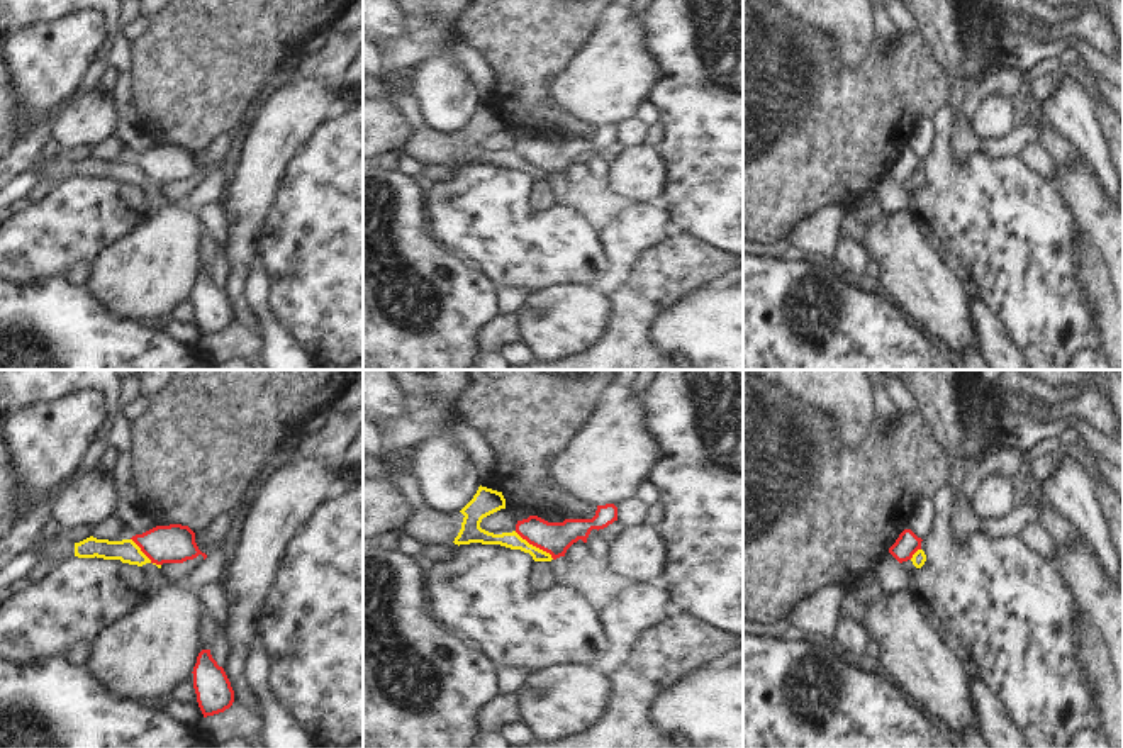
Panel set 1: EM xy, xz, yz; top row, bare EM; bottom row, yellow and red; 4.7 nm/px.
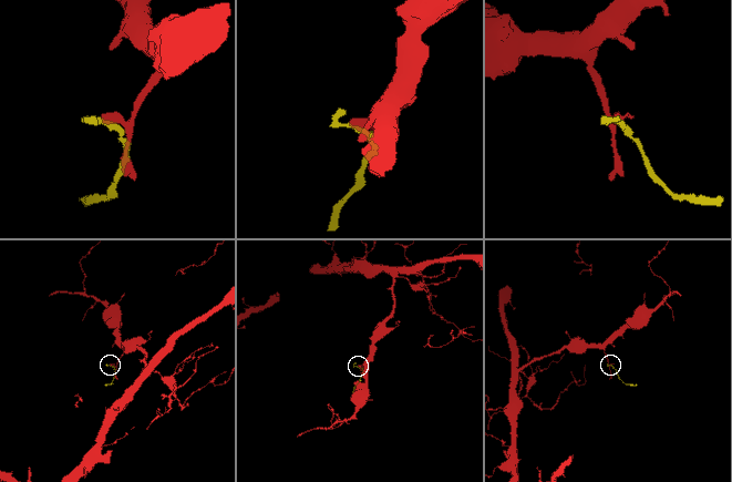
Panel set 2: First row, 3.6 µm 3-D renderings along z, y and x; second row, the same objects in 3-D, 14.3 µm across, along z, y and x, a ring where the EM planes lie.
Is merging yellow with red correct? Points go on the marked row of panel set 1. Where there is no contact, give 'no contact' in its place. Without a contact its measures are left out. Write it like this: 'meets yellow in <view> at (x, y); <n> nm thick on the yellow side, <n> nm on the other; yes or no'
meets yellow in xz at (535, 547); 80 nm thick on the yellow side, 160 nm on the other; no

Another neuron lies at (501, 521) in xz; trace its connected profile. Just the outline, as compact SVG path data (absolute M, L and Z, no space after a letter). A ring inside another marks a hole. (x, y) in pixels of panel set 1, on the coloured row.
M500 509L483 517L480 528L494 534L502 534L516 531L516 524L517 521L506 509Z

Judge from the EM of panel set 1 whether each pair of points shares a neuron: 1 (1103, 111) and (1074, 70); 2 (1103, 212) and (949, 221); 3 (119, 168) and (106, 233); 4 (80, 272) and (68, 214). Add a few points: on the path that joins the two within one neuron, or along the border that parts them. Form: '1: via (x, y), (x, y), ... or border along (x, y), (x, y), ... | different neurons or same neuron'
1: via (1100, 100), (1084, 80) | same neuron
2: border along (1052, 185), (1074, 211), (1089, 251) | different neurons
3: border along (77, 175), (119, 178), (139, 187) | different neurons
4: border along (92, 263), (77, 263), (63, 275) | different neurons

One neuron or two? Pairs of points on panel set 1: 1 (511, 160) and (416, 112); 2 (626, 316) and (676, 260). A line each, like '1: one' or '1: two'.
1: one
2: one

